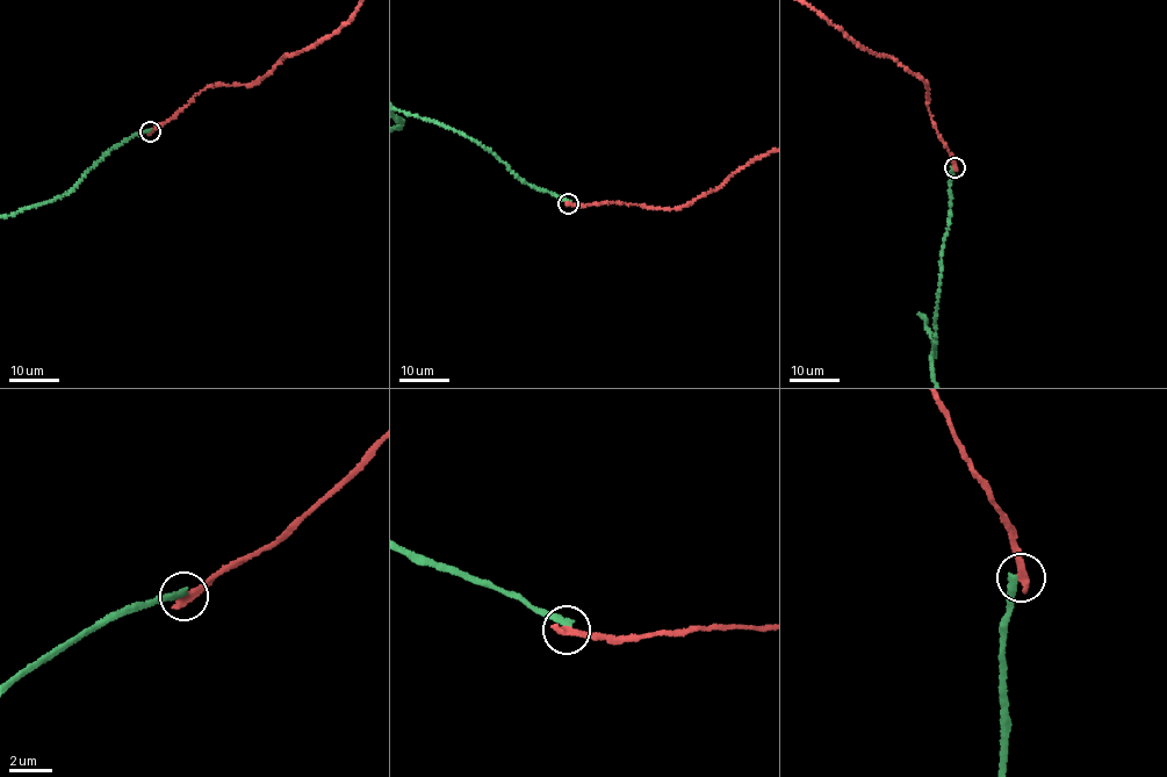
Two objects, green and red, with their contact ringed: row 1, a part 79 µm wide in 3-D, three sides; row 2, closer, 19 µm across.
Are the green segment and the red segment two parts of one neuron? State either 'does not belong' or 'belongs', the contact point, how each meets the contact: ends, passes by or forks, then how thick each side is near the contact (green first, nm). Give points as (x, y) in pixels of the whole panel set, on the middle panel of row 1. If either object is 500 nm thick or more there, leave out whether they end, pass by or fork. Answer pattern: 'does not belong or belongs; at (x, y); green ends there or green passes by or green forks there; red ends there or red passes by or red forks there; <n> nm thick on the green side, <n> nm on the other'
does not belong; at (568, 203); green ends there; red ends there; 280 nm thick on the green side, 380 nm on the other

